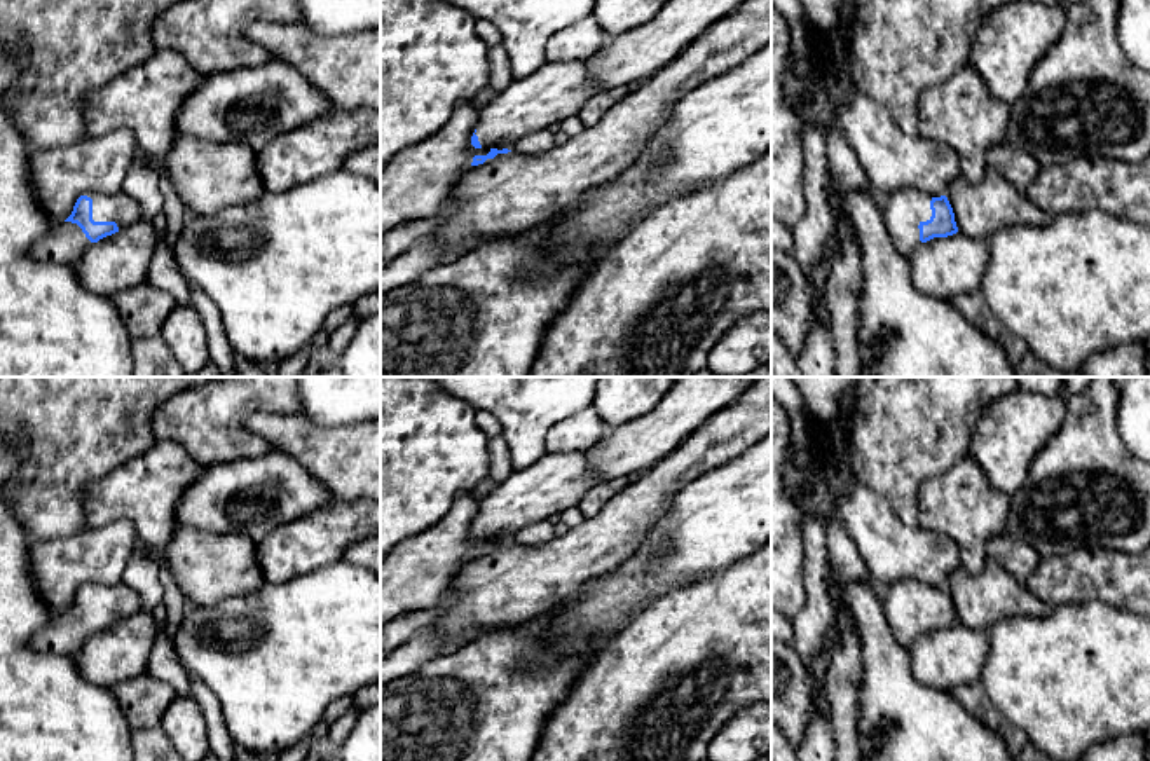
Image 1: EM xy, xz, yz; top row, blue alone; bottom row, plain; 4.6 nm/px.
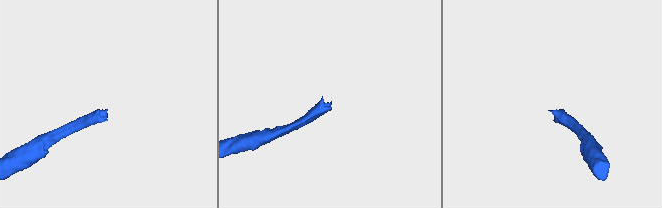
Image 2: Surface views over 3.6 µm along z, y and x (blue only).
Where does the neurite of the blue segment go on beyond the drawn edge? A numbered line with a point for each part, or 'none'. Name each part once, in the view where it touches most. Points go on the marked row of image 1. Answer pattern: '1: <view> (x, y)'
1: xy (121, 208)

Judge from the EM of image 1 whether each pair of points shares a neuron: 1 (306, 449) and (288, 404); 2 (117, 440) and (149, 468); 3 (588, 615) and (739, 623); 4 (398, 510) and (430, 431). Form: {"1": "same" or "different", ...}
{"1": "different", "2": "different", "3": "different", "4": "same"}

